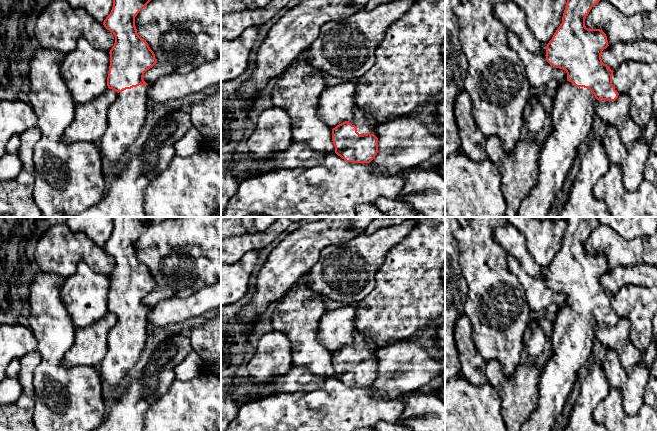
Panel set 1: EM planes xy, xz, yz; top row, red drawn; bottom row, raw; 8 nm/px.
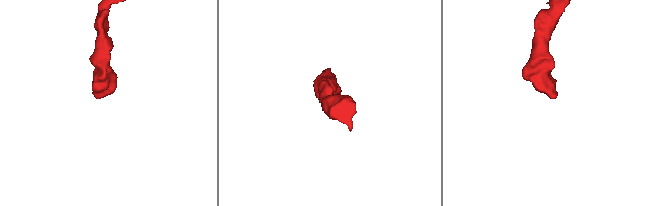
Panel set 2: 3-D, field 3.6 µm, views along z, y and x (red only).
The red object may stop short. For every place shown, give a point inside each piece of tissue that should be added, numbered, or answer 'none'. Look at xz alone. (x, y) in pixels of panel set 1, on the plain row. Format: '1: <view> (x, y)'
1: xz (362, 343)

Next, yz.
1: yz (573, 333)

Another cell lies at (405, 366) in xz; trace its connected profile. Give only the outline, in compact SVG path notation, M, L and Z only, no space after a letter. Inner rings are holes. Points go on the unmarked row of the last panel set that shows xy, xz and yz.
M414 340L376 349L373 358L378 362L378 377L370 388L379 398L419 391L433 378L443 375L444 362L431 357L427 348Z

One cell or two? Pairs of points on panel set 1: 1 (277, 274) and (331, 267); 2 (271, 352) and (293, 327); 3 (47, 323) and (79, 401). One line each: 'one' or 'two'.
1: two
2: two
3: one

